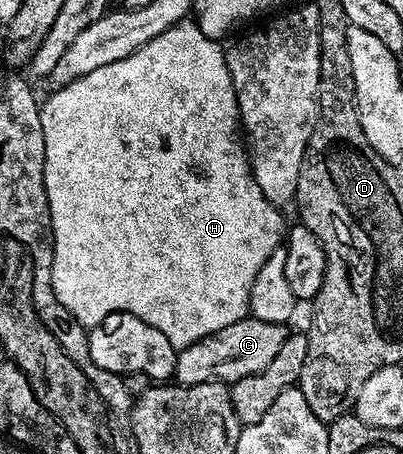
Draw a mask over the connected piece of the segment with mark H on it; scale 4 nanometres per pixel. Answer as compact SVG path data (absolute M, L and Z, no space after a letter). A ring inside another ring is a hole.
M181 22L170 26L170 30L158 34L158 38L146 42L146 46L134 50L134 54L130 54L118 62L110 62L110 66L102 66L99 70L90 70L90 74L86 74L74 82L59 85L55 89L56 93L45 104L39 105L40 117L42 118L42 138L44 139L44 185L48 199L48 213L52 223L52 285L60 305L72 315L77 324L85 329L95 328L97 324L101 324L107 316L115 312L129 312L142 318L142 322L154 326L154 330L162 330L162 334L166 334L166 338L170 338L170 346L179 350L214 334L218 330L226 330L226 326L234 326L234 322L245 319L249 315L248 303L250 302L250 290L254 286L254 278L258 278L258 270L262 270L266 258L270 258L270 254L274 254L274 250L281 247L286 225L284 226L284 220L280 217L281 209L265 198L262 190L252 178L248 153L242 143L240 111L234 94L234 82L230 78L230 70L224 53L225 49L222 47L221 41L206 38L206 34L202 34L202 30L194 22Z

